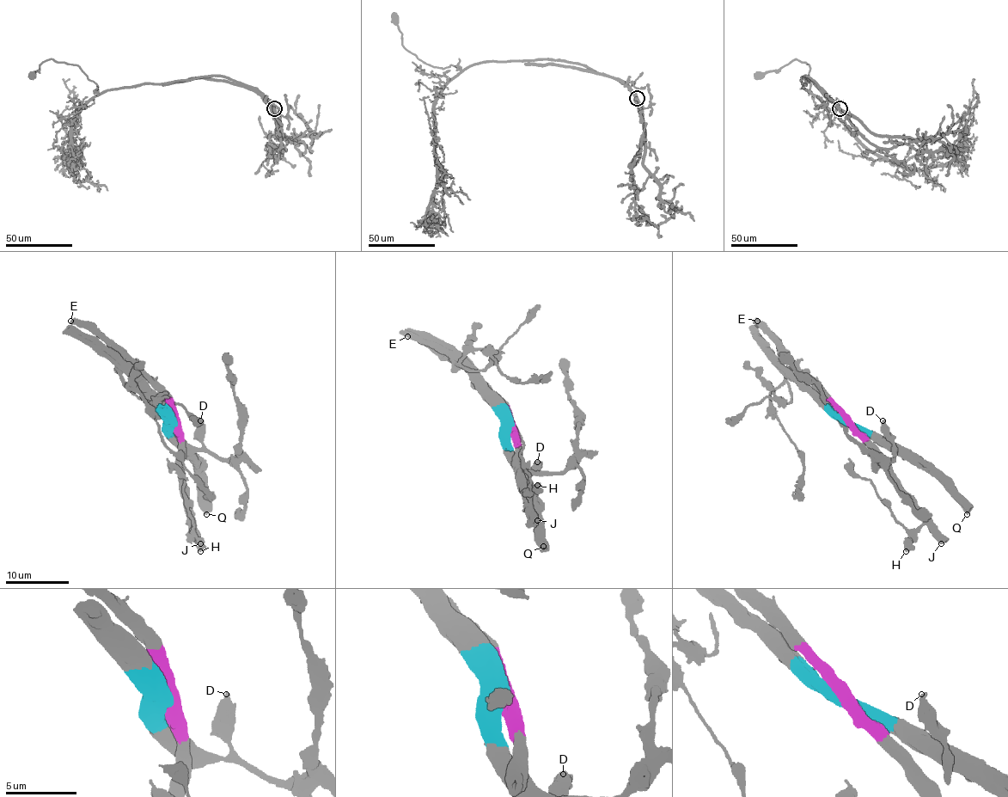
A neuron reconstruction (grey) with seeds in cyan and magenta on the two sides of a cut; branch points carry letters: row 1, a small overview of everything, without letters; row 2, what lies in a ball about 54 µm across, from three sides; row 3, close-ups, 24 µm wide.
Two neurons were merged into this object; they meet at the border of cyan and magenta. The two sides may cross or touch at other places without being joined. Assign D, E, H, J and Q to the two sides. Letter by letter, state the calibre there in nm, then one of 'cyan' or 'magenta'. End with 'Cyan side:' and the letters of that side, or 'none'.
D: 550 nm | cyan
E: 500 nm | magenta
H: 550 nm | magenta
J: 550 nm | magenta
Q: 550 nm | cyan
Cyan side: D, Q

